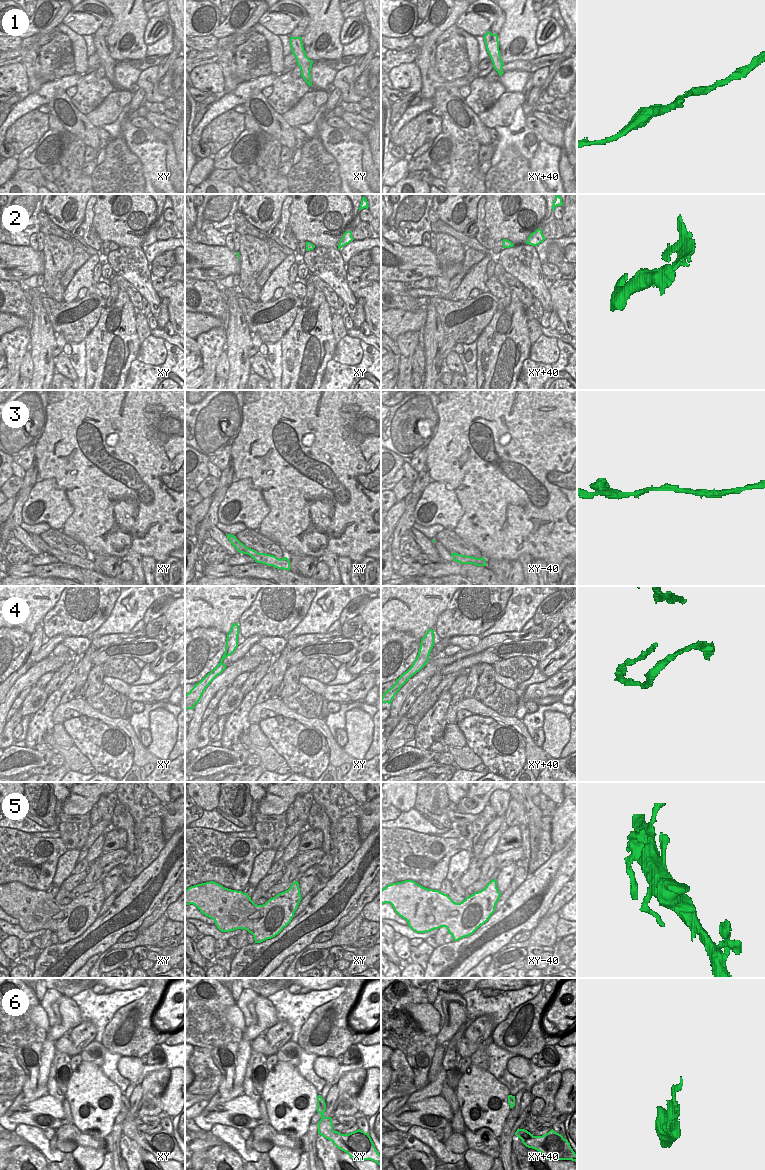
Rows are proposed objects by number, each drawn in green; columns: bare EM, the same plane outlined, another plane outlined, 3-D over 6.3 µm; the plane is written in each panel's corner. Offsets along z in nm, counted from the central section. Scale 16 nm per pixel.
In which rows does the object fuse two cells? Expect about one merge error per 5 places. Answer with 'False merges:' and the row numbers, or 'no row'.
False merges: no row.

